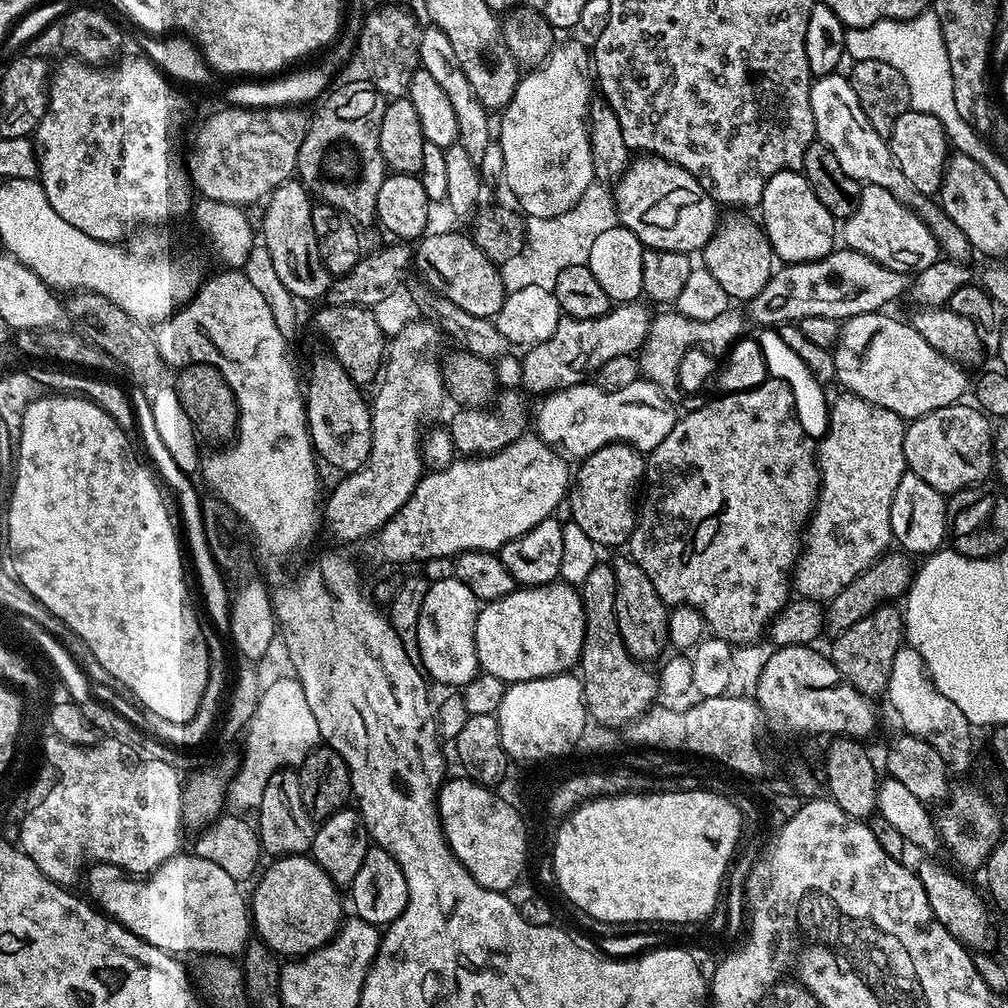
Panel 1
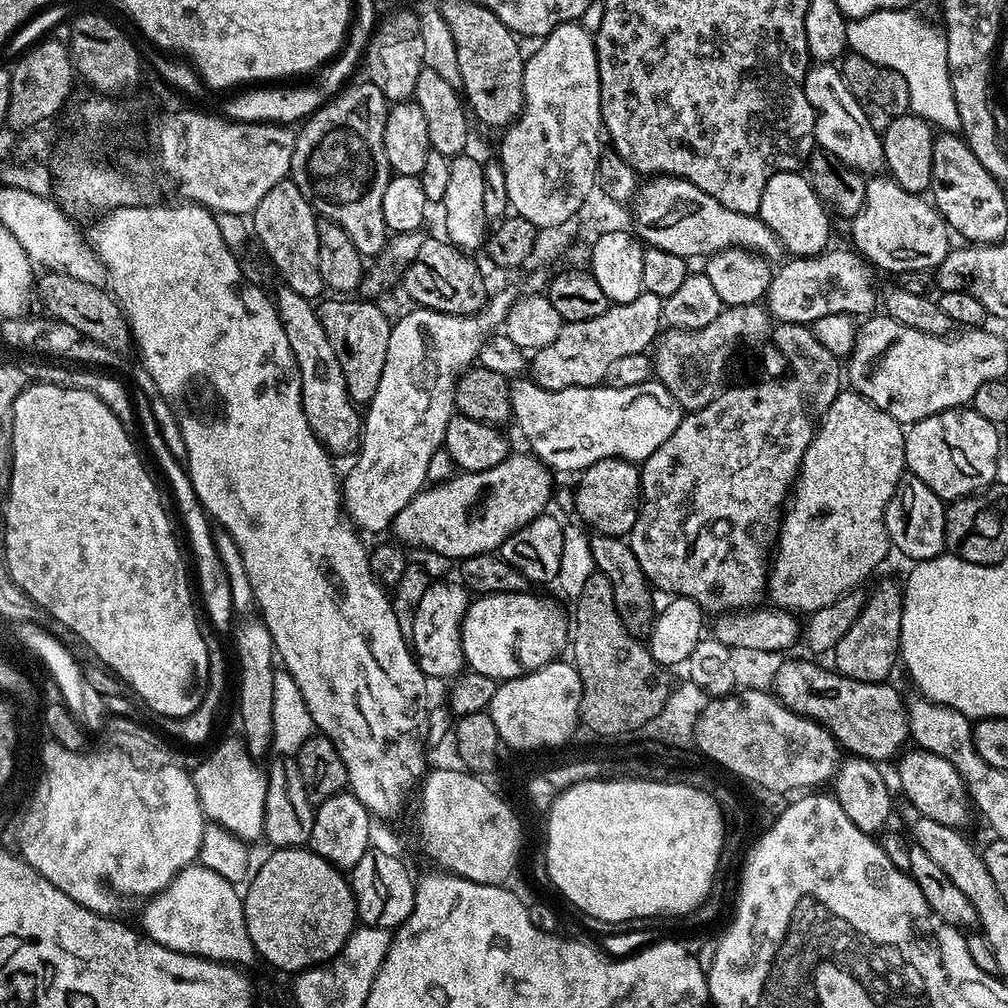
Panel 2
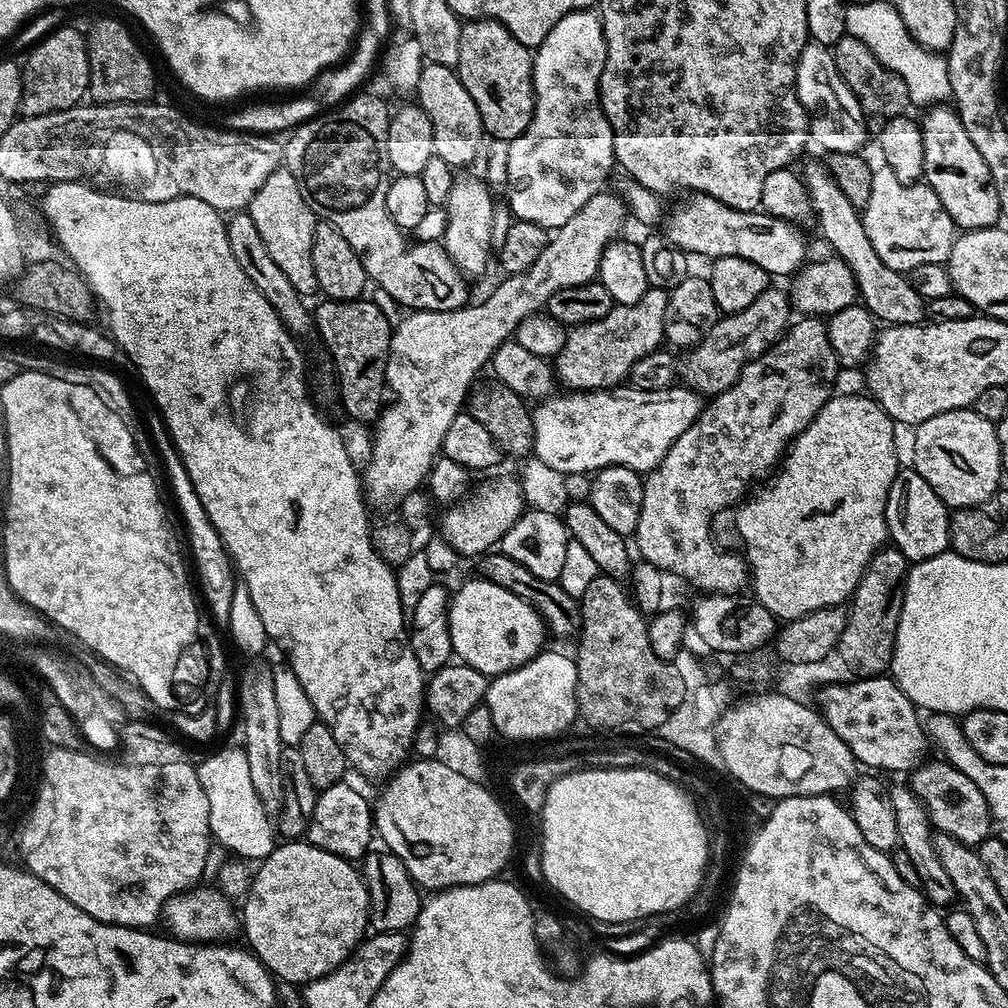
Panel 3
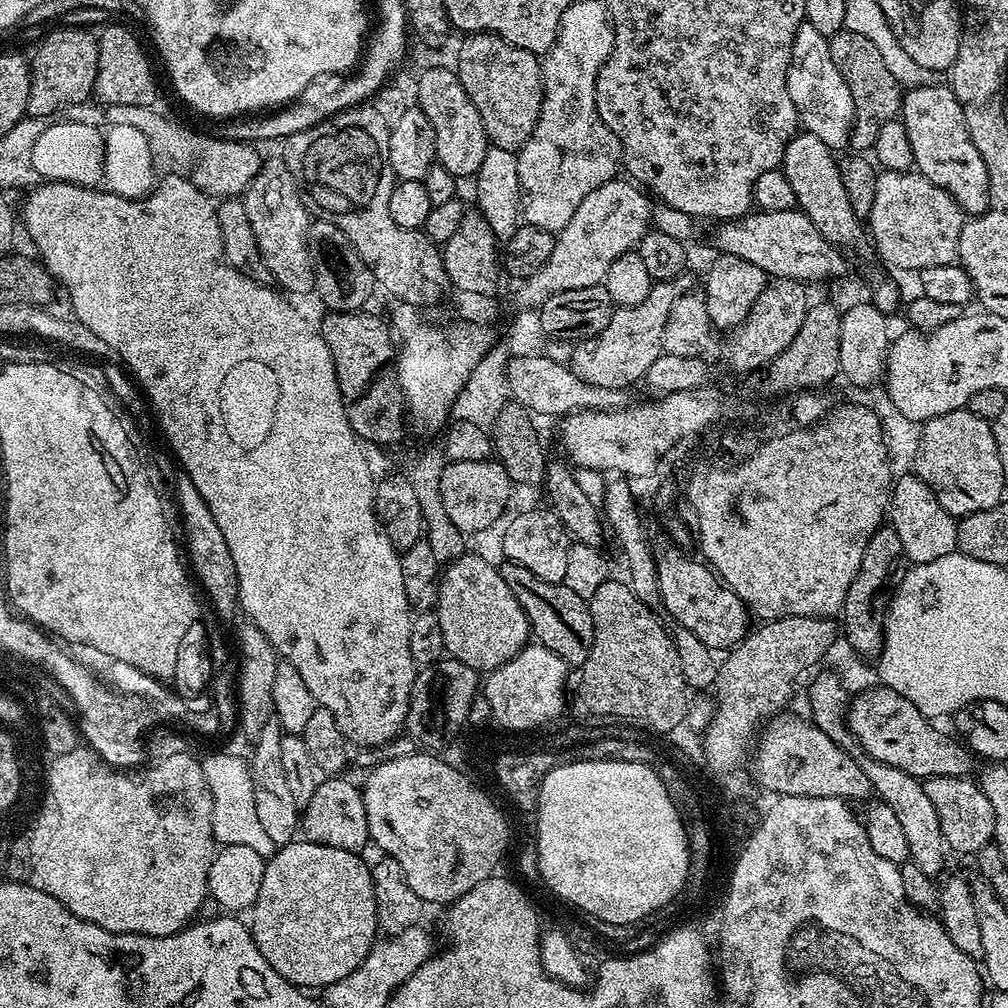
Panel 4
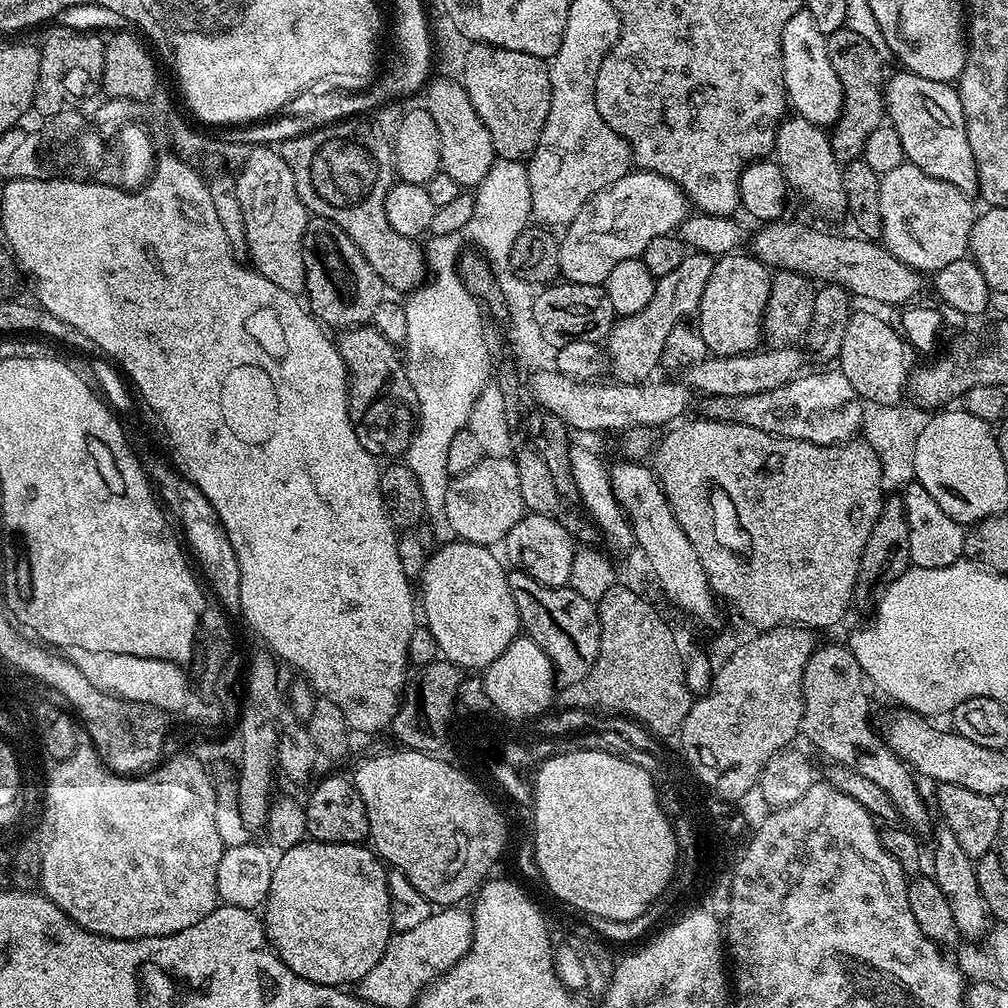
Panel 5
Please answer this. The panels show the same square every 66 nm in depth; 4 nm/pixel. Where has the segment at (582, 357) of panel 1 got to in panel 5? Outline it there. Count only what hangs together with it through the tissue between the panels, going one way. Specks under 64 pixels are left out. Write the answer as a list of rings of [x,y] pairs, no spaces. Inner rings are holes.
[[[689,251],[678,270],[670,270],[670,274],[657,279],[654,298],[650,298],[650,302],[646,302],[638,314],[619,317],[612,325],[612,333],[606,341],[606,360],[610,368],[612,364],[612,372],[616,375],[613,377],[619,383],[639,384],[647,381],[651,377],[648,375],[661,367],[662,350],[670,330],[699,313],[702,290],[706,290],[706,282],[710,282],[713,263],[713,257],[704,252]]]

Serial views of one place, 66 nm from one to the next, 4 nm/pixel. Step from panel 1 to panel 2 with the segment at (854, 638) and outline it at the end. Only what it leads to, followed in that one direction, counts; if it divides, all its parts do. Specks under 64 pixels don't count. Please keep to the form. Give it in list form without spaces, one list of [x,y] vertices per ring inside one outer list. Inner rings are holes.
[[[880,580],[876,589],[867,593],[864,608],[858,614],[854,626],[846,630],[846,634],[835,646],[835,671],[842,676],[849,676],[858,682],[882,684],[889,679],[900,660],[900,623],[904,609],[904,593],[901,585],[892,580]]]

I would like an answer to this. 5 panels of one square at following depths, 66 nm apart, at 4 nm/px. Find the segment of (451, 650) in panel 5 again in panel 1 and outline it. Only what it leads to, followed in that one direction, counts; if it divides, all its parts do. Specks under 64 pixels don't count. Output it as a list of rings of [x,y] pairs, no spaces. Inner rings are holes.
[[[553,582],[517,587],[516,591],[502,598],[487,601],[480,609],[474,626],[474,646],[478,650],[480,672],[494,674],[494,678],[502,678],[505,685],[567,673],[580,663],[585,630],[584,603],[573,585]]]

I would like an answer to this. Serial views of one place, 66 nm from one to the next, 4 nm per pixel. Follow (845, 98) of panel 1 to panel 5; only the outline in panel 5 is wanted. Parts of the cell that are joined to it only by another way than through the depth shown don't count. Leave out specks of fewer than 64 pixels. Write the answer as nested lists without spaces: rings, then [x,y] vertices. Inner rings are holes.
[[[806,10],[796,12],[794,18],[786,22],[786,30],[782,30],[782,70],[791,111],[821,126],[835,125],[844,109],[842,82],[830,63],[827,35],[818,30],[814,18],[810,18]]]

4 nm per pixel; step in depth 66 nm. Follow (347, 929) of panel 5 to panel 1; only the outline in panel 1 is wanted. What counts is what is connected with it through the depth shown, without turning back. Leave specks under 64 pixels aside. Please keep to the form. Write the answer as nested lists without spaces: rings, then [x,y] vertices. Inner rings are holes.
[[[311,855],[281,856],[271,861],[272,865],[259,873],[260,881],[250,894],[251,927],[255,935],[273,954],[280,958],[299,958],[309,956],[324,944],[328,944],[336,935],[346,916],[346,904],[340,901],[341,889],[336,885],[326,870],[318,866]]]

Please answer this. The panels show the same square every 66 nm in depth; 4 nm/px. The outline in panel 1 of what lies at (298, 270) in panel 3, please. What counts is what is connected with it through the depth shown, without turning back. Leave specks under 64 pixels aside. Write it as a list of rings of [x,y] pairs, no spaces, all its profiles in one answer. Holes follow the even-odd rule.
[[[291,178],[273,189],[267,197],[264,208],[264,221],[258,228],[264,231],[262,244],[270,252],[274,268],[282,285],[286,286],[297,301],[323,301],[324,295],[333,284],[334,277],[328,273],[318,250],[318,238],[314,238],[312,206],[314,200],[299,179]]]

